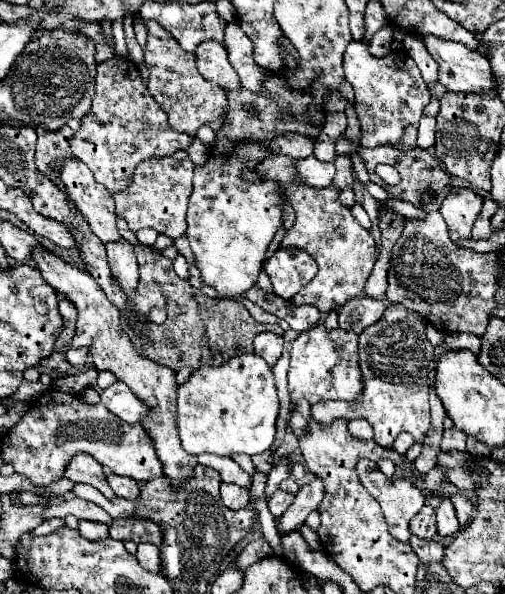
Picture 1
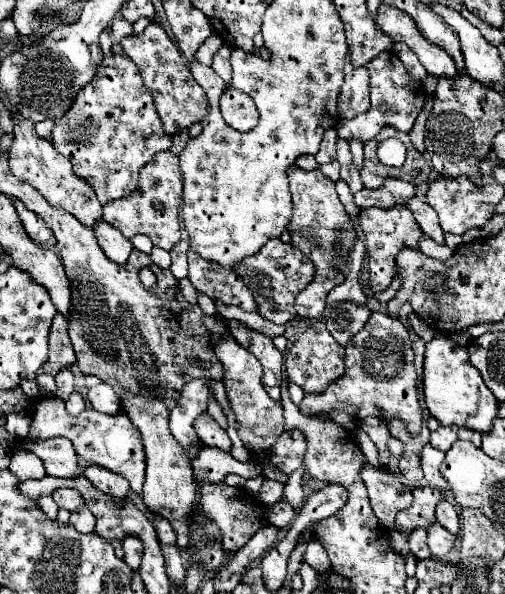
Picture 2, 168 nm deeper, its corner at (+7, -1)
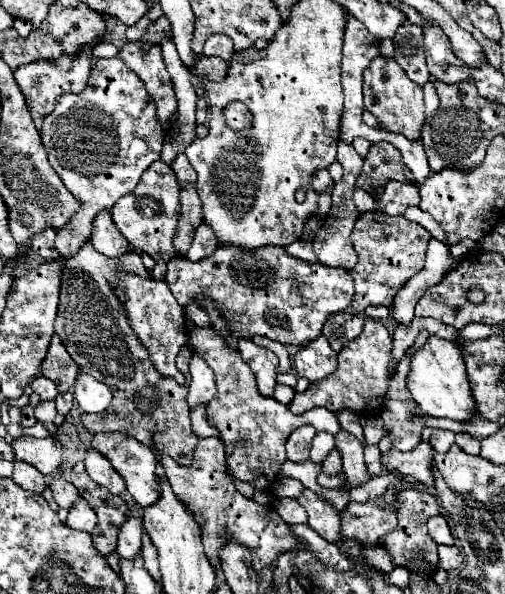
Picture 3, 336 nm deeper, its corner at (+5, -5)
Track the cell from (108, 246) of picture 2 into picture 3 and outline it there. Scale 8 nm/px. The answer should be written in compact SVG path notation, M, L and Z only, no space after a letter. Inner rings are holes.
M102 212L98 214L98 218L94 220L94 230L92 230L92 238L90 238L92 246L110 258L118 258L120 254L128 252L128 242L126 238L122 238L122 234L116 230L110 212Z

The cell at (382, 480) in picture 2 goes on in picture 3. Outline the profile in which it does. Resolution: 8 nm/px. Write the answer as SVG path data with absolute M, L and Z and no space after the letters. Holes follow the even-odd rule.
M340 430L336 436L336 450L342 456L342 468L344 474L348 476L348 484L350 486L360 486L366 480L370 480L370 474L366 472L366 464L364 464L364 454L362 454L362 444L358 438L354 438L350 432Z

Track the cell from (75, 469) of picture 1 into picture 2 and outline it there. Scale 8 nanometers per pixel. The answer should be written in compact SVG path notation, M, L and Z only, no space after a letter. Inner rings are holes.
M50 438L44 442L34 442L28 450L40 454L46 474L56 478L76 478L80 474L80 464L72 442L66 438Z

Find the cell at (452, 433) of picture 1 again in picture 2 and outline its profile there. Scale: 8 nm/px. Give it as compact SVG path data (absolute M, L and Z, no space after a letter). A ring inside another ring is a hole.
M440 426L436 432L430 434L430 444L442 452L450 450L450 446L456 442L456 426Z

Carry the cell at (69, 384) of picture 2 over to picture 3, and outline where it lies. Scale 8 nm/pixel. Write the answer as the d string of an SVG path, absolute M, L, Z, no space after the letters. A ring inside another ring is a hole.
M72 392L58 394L58 398L56 398L56 406L58 406L58 414L68 416L70 410L72 410Z

